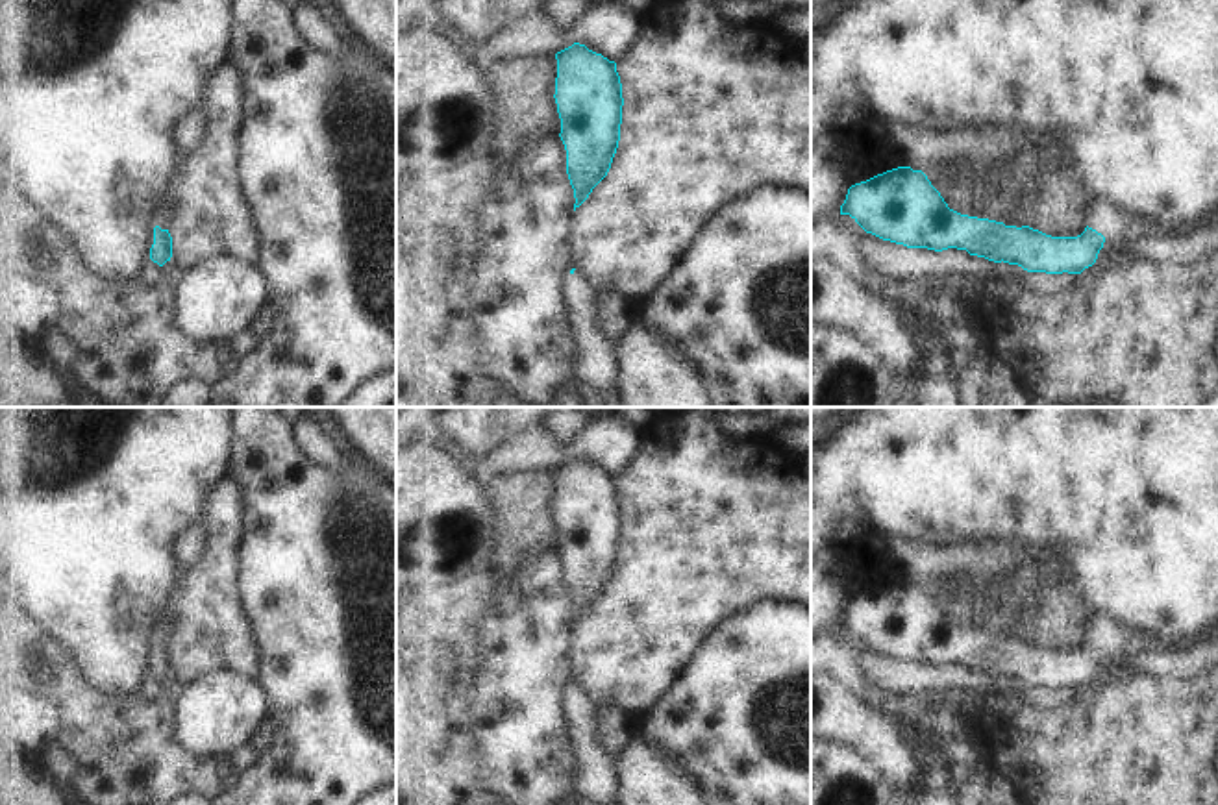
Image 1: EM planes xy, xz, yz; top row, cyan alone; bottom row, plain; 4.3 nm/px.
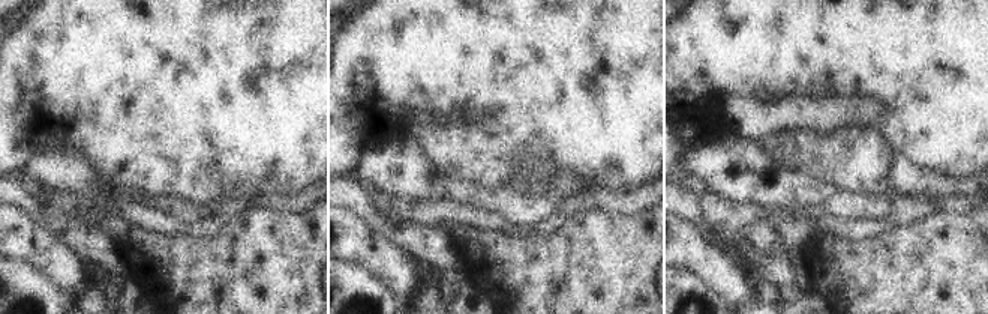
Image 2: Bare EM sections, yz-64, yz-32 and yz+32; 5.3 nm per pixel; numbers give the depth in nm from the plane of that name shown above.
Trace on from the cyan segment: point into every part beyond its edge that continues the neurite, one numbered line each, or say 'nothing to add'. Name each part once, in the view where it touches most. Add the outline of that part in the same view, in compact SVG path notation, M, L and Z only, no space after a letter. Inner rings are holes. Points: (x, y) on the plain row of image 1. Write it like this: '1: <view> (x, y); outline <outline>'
1: yz (1115, 641); outline M1096 618L1088 629L1088 642L1096 644L1112 659L1122 659L1124 655L1135 655L1142 650L1155 648L1140 633L1125 631L1107 618Z

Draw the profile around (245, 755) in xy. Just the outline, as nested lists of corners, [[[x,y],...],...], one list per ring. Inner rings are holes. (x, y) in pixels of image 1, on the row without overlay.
[[[252,742],[241,744],[230,759],[233,761],[233,766],[241,772],[246,774],[257,761],[261,753],[252,746]]]

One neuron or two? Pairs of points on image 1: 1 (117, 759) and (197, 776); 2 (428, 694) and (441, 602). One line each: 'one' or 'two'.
1: one
2: two

